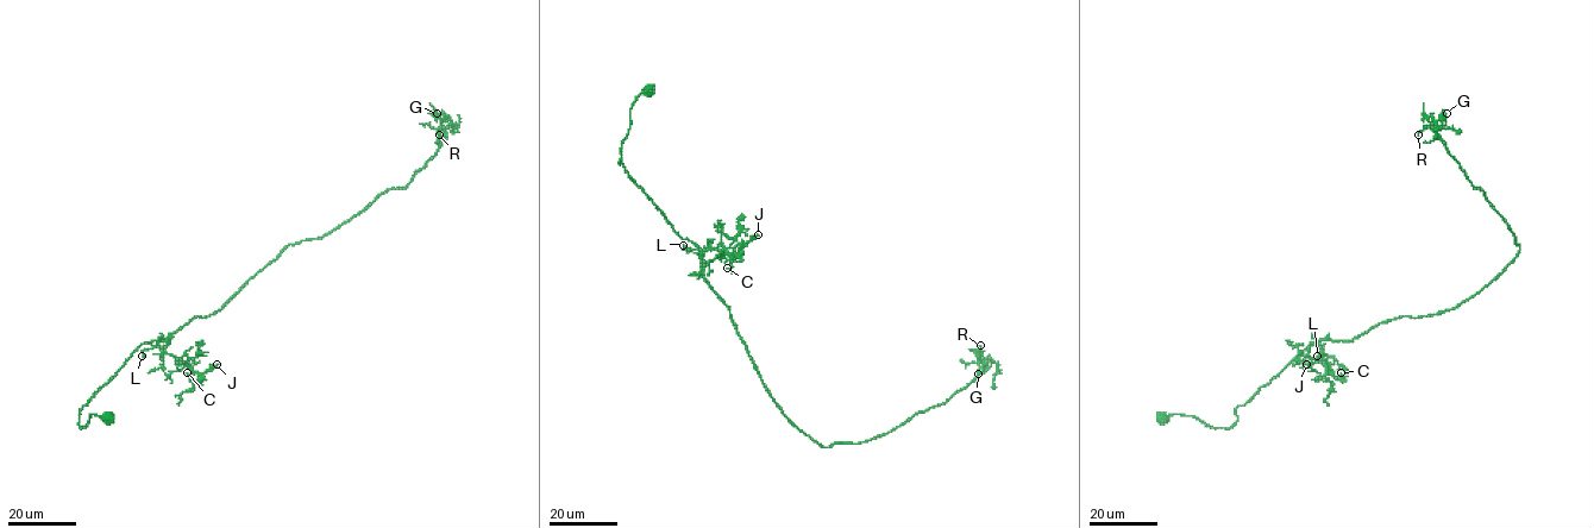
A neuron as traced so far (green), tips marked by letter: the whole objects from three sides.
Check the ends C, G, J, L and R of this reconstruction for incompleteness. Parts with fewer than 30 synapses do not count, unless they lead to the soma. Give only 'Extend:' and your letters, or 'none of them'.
Extend: none of them

